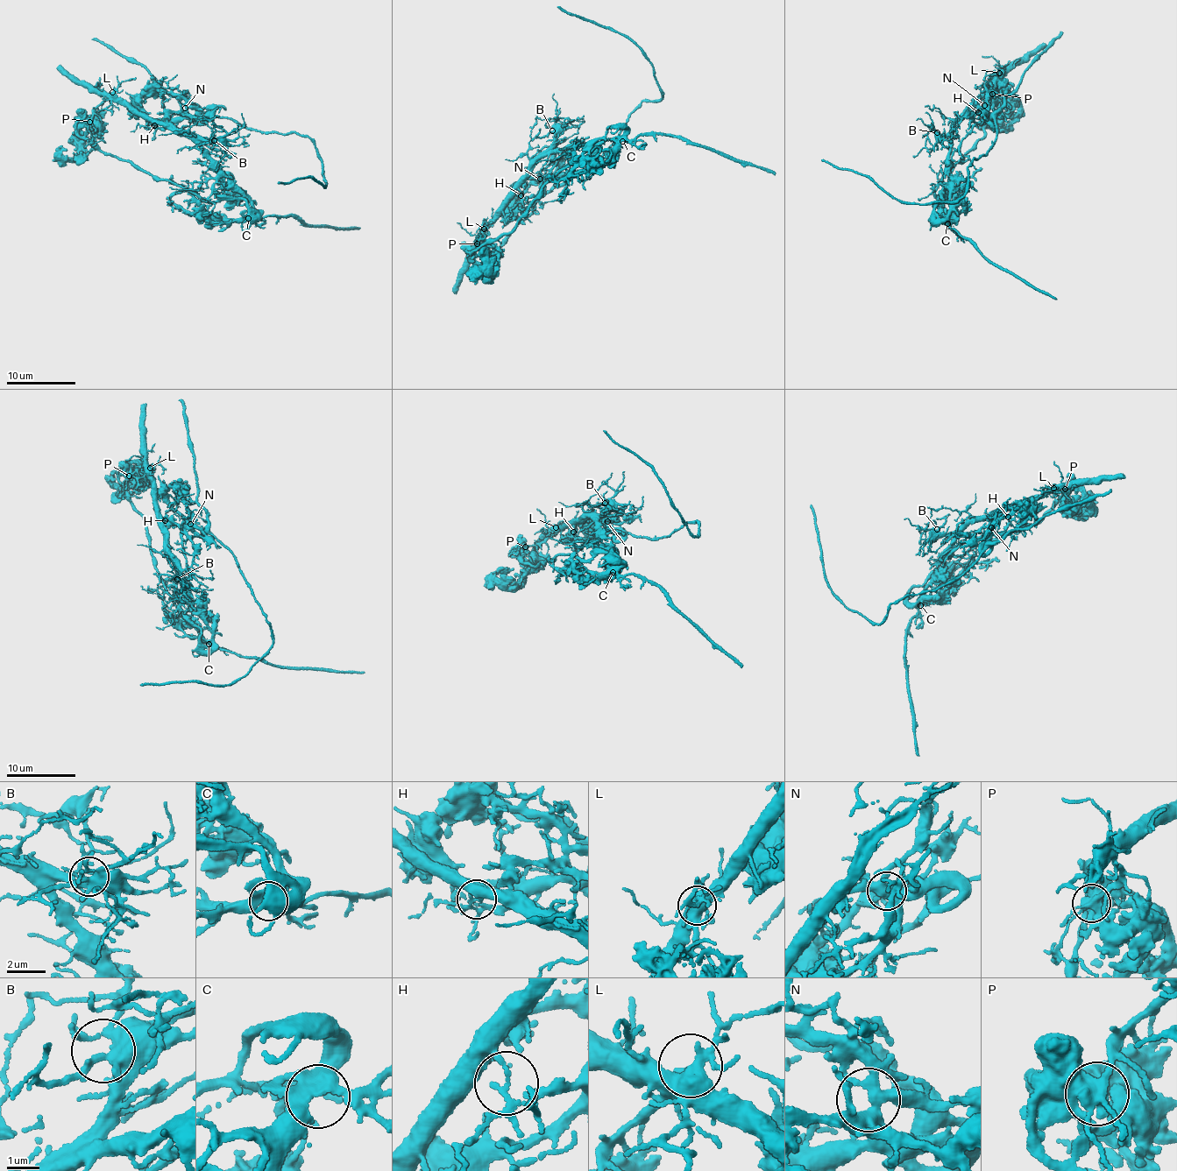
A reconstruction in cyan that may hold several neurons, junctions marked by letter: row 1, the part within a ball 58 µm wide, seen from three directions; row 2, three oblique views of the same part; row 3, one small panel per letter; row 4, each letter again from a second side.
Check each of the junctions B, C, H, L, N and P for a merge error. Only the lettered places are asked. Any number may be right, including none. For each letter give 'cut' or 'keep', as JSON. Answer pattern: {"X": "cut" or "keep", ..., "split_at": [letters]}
{"B": "keep", "C": "keep", "H": "cut", "L": "keep", "N": "keep", "P": "cut", "split_at": ["H", "P"]}

